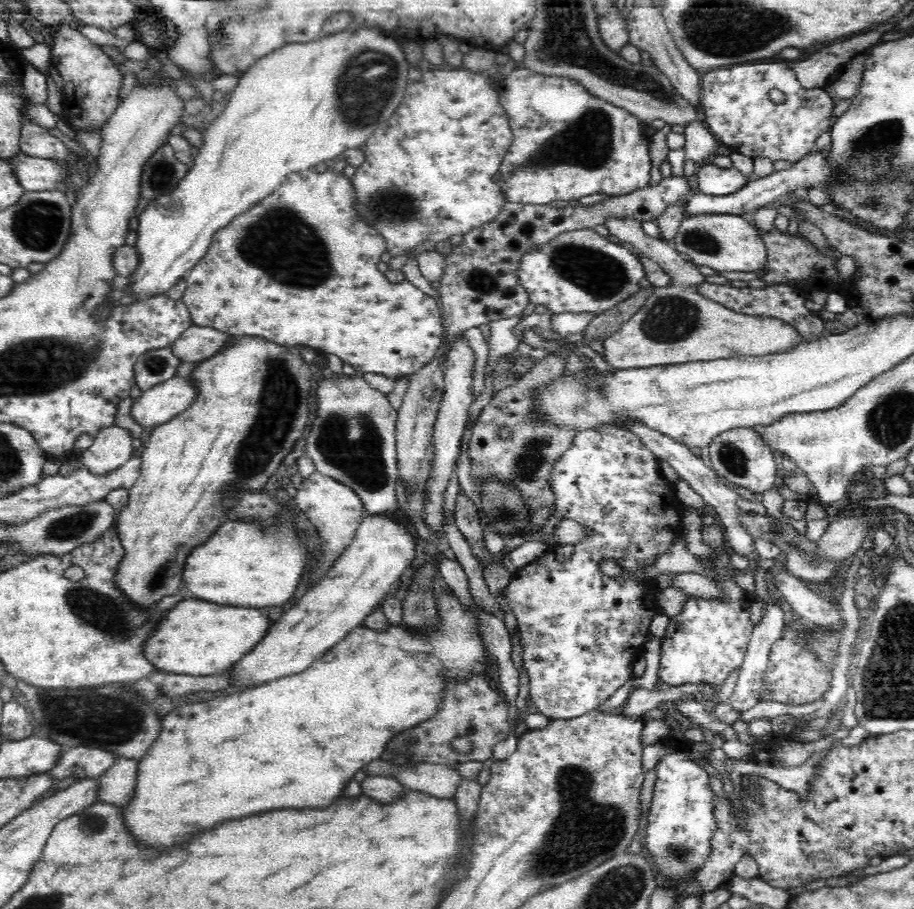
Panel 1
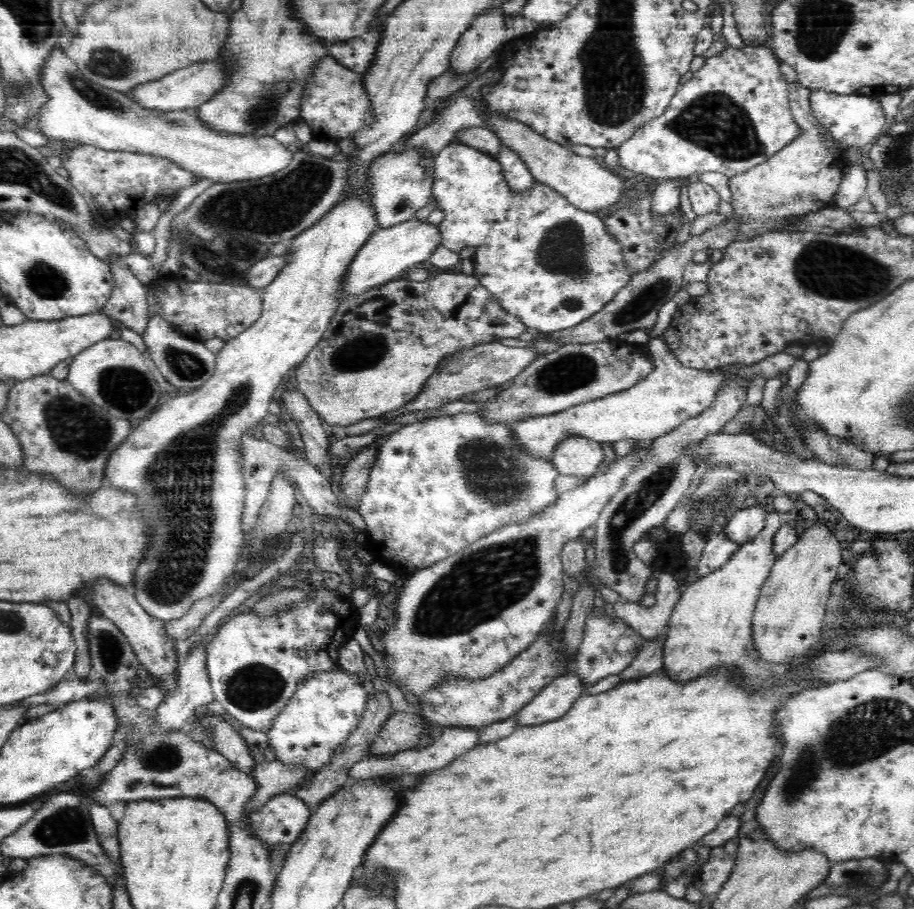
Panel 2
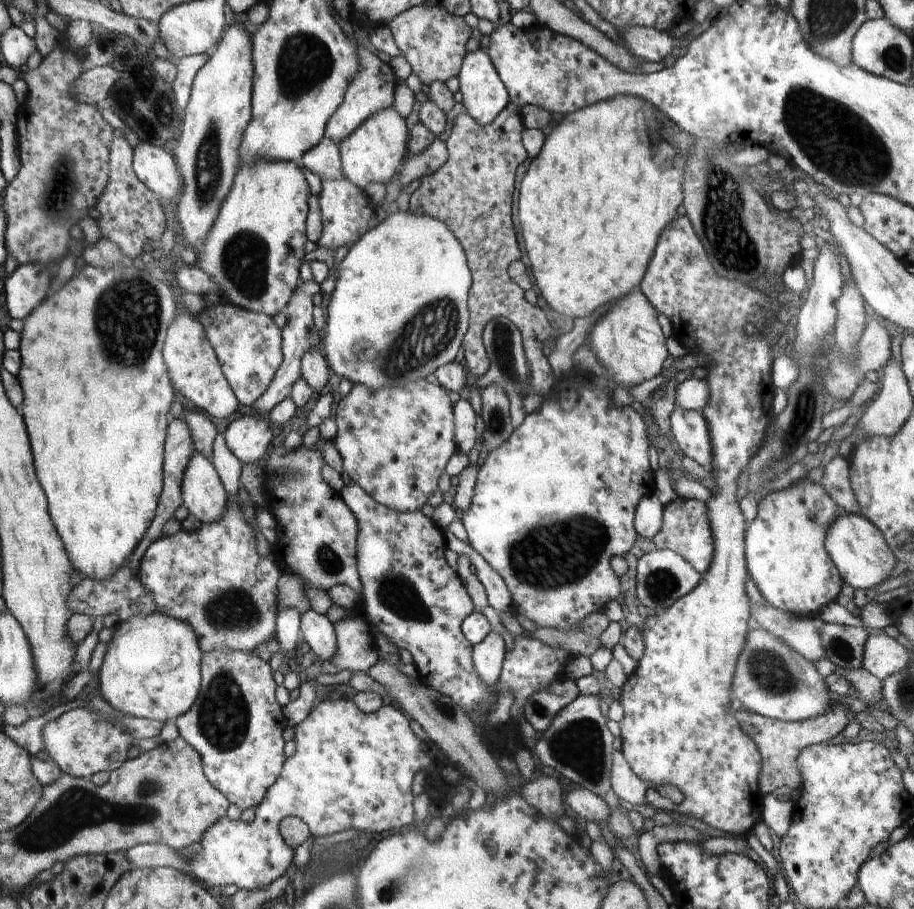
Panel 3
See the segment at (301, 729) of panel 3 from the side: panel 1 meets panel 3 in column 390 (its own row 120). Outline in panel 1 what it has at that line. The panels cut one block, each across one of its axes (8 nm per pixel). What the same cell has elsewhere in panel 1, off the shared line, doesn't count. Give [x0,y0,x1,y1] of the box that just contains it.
[701,62,834,163]

